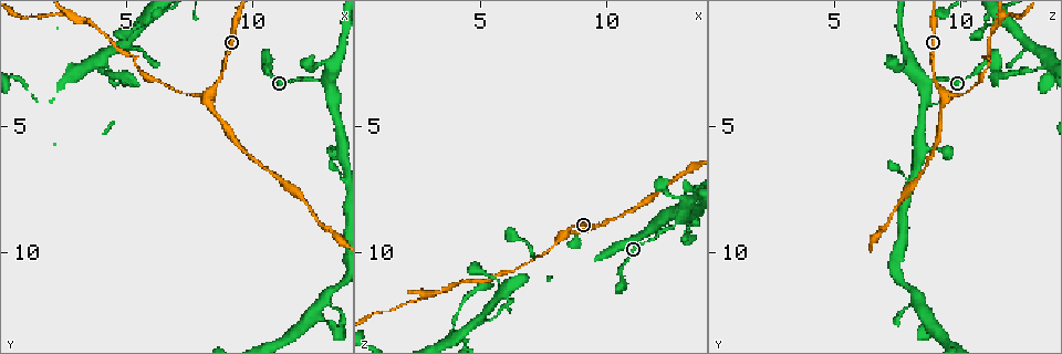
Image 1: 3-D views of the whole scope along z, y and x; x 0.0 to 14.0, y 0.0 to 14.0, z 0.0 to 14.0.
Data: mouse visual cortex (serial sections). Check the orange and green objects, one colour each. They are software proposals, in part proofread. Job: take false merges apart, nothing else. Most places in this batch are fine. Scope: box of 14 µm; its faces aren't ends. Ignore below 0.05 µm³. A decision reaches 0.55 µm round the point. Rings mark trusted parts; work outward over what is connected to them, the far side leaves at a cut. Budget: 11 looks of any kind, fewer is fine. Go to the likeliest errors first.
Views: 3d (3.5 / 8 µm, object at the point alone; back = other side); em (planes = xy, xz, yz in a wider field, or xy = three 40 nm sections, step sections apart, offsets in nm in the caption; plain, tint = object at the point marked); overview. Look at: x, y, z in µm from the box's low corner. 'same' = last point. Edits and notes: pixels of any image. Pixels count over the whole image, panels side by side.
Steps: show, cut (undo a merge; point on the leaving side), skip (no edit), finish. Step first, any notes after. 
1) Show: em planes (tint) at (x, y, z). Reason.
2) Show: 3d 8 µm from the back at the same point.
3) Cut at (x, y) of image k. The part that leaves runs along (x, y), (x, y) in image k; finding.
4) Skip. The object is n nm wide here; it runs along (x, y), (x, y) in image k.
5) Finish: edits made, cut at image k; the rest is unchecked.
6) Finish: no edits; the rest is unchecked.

Show: 3d 3.5 µm at (8.3, 3.7, 9.3). Sudden change in width.

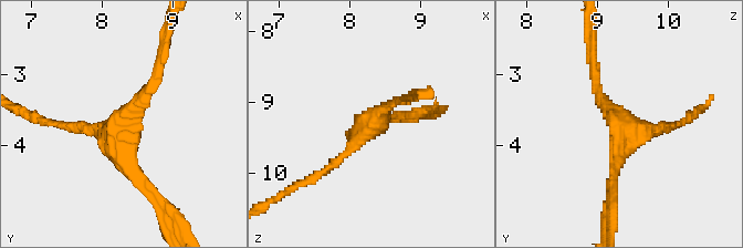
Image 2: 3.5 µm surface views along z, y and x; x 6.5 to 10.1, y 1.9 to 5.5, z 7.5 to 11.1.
Show: em xy step 3 (tint) at (8.30, 3.65, 9.30). 3 arms meet here; the arms are 100, 150, 200 nm wide; shape alone is not enough.

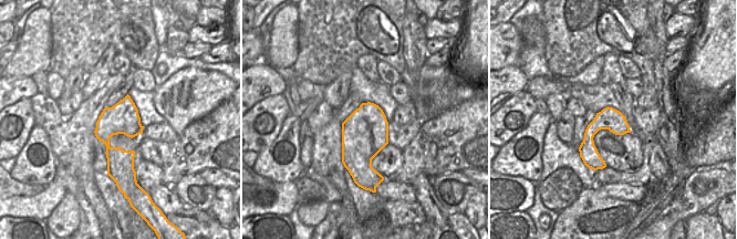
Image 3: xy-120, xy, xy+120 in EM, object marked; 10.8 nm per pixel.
Skip. It runs along (159, 63), (115, 125), (139, 183) in image 2; one cell here.

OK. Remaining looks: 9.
Show: 3d 3.5 µm at (10.6, 2.4, 11.1).

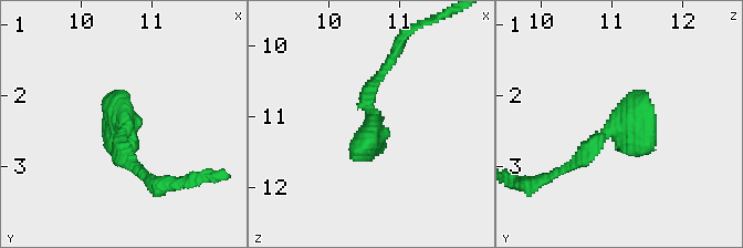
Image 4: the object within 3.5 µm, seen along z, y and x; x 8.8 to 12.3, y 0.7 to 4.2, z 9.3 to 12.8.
Show: em xy step 3 (tint) at (10.65, 2.45, 11.20). Shape alone is not enough.

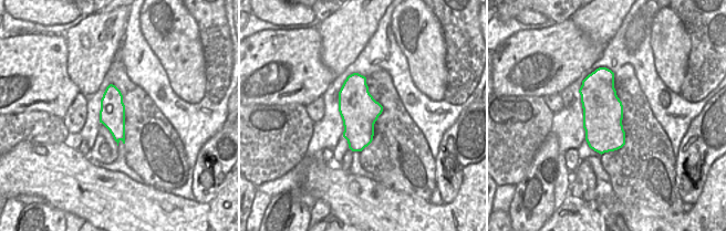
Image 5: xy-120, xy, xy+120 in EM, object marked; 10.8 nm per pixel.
Skip. It runs along (571, 166), (621, 128), (645, 94) in image 4; continuous, no second cell.

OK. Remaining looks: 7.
Show: em xy step 3 (tint) at (12.8, 3.3, 8.7). Small branch off a trunk.

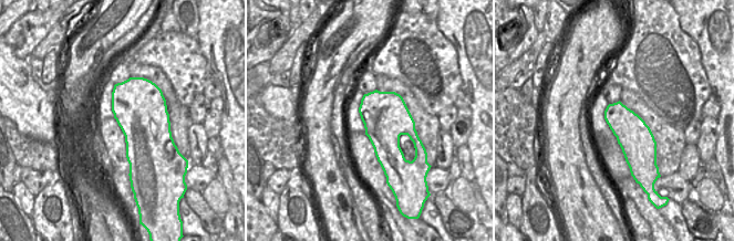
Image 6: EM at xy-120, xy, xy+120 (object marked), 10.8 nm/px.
Show: 3d 3.5 µm from the back at the same point.

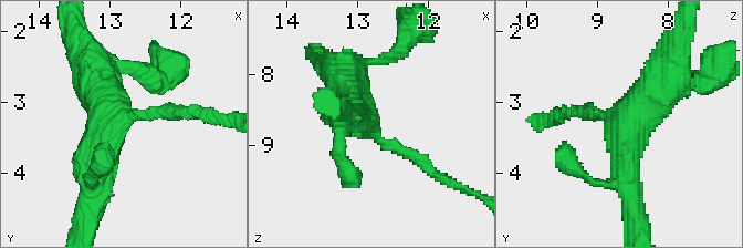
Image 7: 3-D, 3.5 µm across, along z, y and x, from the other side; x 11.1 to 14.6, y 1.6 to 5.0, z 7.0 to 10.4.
Skip. The arms are 150, 400, 500 nm wide; it runs along (178, 113), (121, 120), (93, 190) in image 7; continuous, no second cell.

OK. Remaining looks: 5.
Show: 3d 3.5 µm from the back at (13.1, 5.9, 9.2). Narrows sharply.

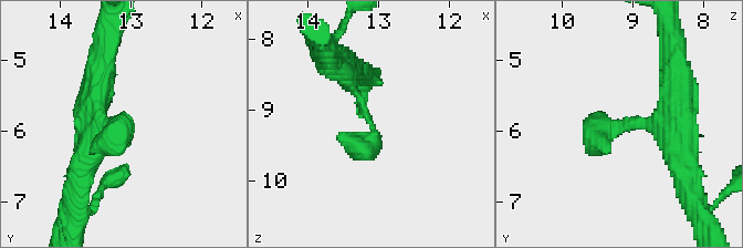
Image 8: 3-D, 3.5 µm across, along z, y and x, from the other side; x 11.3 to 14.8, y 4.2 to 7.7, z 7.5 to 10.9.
Show: em xy step 2 (tint) at (13.10, 5.95, 9.15). Now the EM.

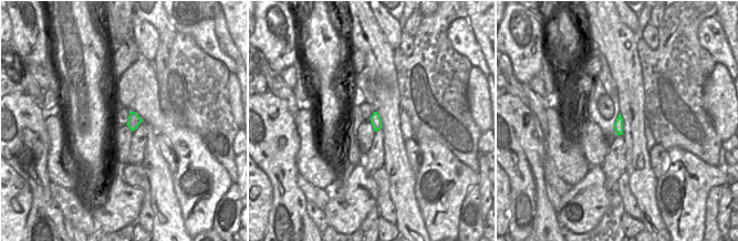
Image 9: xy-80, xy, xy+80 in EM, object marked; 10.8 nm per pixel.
Skip. It runs along (677, 102), (662, 122), (603, 132), (609, 153) in image 8; all the same cell.

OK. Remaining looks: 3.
Finish: no edits; the rest is unchecked.

